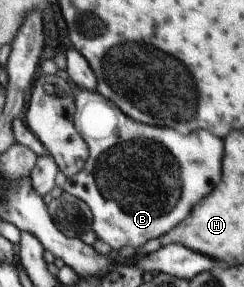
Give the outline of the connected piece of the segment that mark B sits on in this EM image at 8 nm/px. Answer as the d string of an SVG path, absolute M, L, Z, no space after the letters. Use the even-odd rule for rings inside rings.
M77 87L74 96L78 96L76 127L88 142L89 158L78 174L66 178L62 189L89 206L92 212L91 229L98 239L106 242L112 249L132 246L140 250L149 240L168 234L182 220L188 219L221 183L225 142L215 133L198 130L182 136L177 129L135 121L101 93Z

